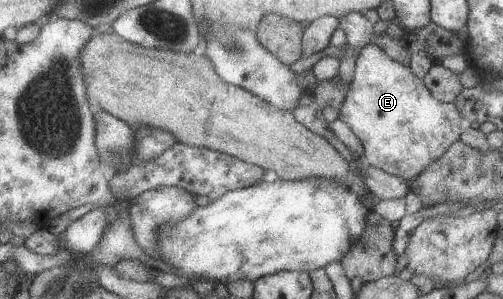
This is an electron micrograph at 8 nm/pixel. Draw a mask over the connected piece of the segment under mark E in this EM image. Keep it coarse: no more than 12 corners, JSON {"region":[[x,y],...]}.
{"region":[[375,43],[338,108],[363,162],[404,181],[459,138],[453,101]]}

